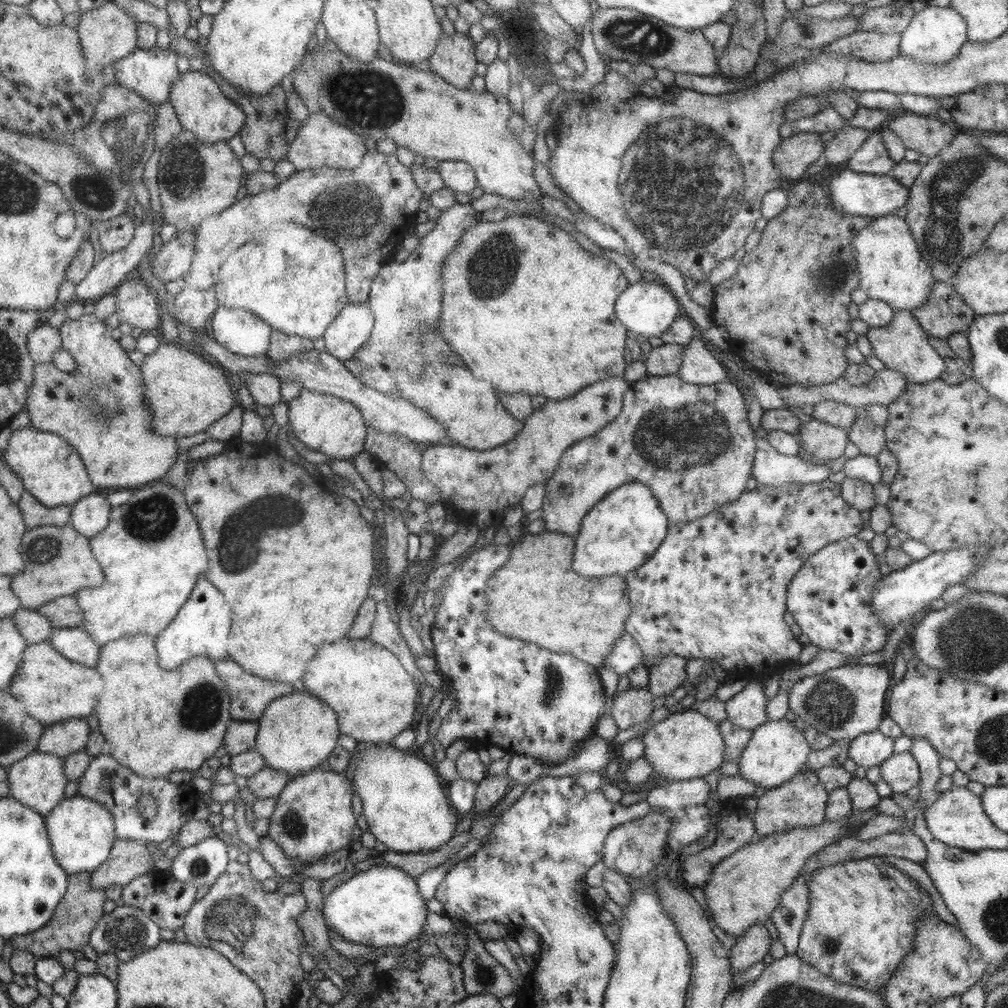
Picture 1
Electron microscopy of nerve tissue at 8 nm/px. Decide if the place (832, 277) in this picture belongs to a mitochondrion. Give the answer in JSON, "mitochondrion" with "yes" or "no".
{"mitochondrion":"yes"}

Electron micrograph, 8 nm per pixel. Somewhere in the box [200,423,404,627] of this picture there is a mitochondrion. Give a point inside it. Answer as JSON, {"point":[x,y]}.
{"point":[238,548]}

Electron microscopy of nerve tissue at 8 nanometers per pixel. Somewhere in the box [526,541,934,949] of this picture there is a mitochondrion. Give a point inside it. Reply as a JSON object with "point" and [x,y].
{"point":[829,704]}

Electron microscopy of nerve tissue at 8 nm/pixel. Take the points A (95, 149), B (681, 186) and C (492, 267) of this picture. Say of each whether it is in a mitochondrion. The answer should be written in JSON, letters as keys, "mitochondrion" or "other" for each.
{"A":"mitochondrion","B":"mitochondrion","C":"mitochondrion"}

